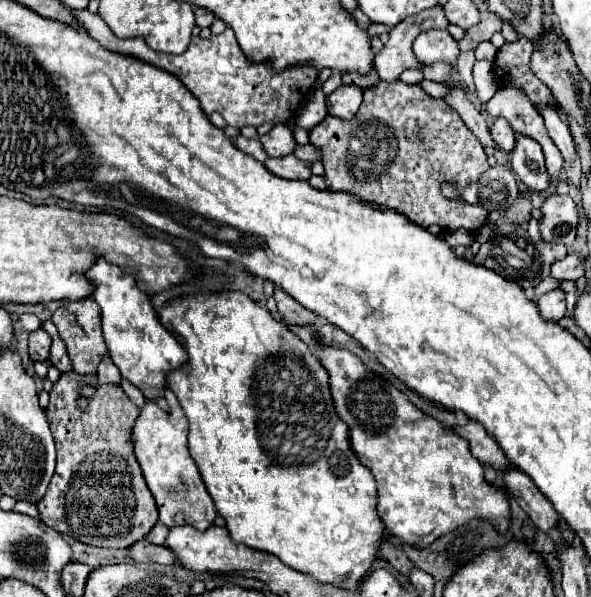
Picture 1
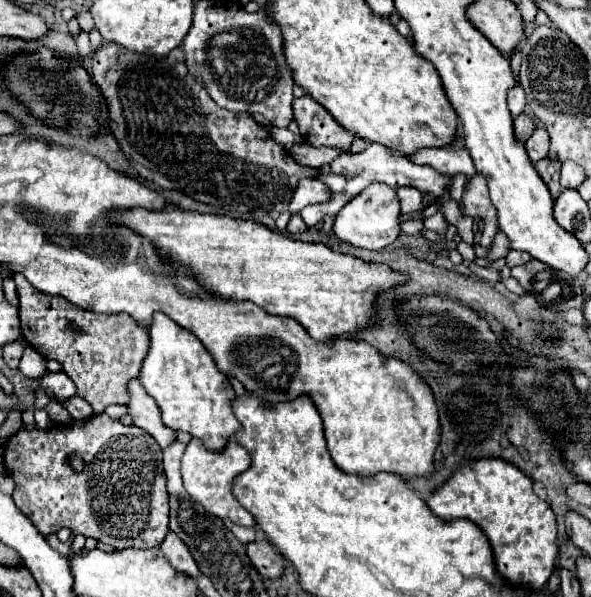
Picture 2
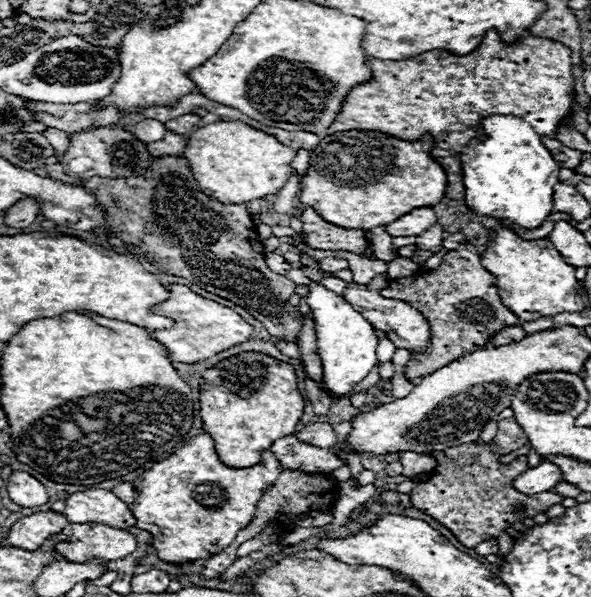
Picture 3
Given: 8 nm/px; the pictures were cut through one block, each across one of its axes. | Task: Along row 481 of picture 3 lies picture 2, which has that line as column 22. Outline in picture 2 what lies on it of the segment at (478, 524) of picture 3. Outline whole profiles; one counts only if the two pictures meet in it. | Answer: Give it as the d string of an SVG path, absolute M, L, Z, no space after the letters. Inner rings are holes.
M102 412L100 416L96 416L88 426L84 428L76 428L76 426L62 426L62 428L48 428L48 430L42 430L42 428L34 428L34 430L26 430L26 428L20 428L4 446L4 470L12 476L12 480L16 482L16 488L14 488L14 502L16 506L20 508L20 512L24 516L28 516L32 520L32 524L36 526L36 530L44 536L48 534L54 534L56 530L60 528L70 528L74 534L84 534L84 536L90 536L90 538L96 538L98 542L104 542L104 544L110 544L112 548L116 550L122 550L122 548L128 548L128 546L134 546L134 548L156 548L162 544L164 536L168 534L168 490L166 490L166 474L164 474L164 468L162 468L162 448L156 444L156 440L152 436L148 436L148 432L140 430L138 426L130 424L130 426L124 426L120 420L114 420L110 418L106 412ZM72 456L80 456L84 460L84 470L82 472L76 472L72 468Z

